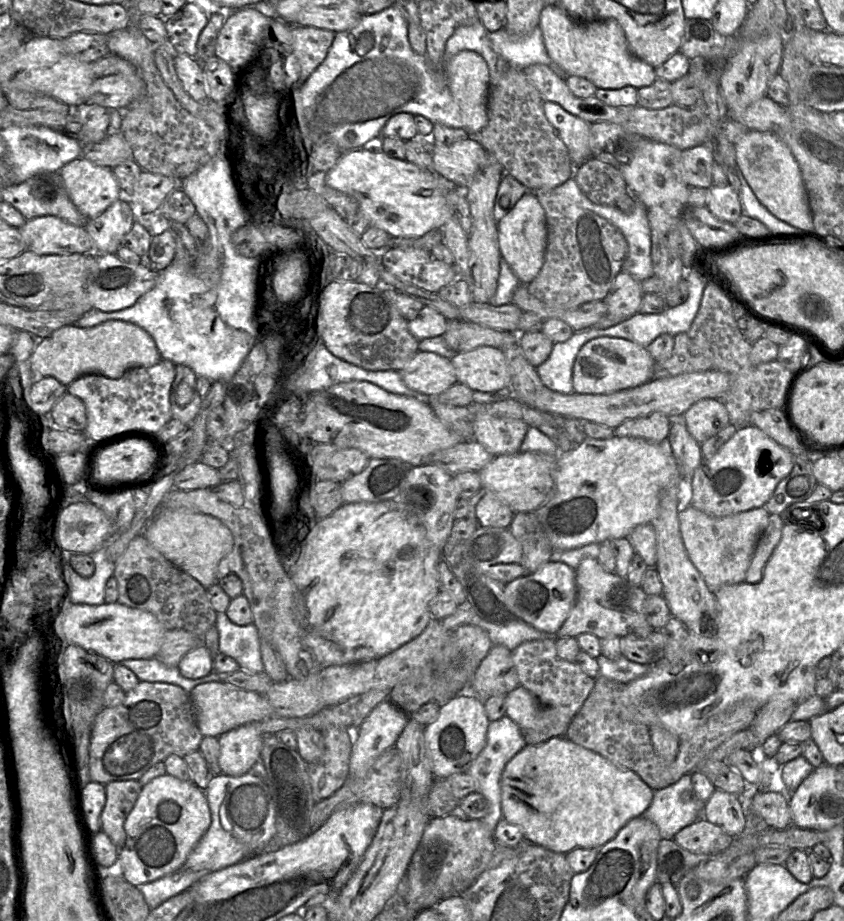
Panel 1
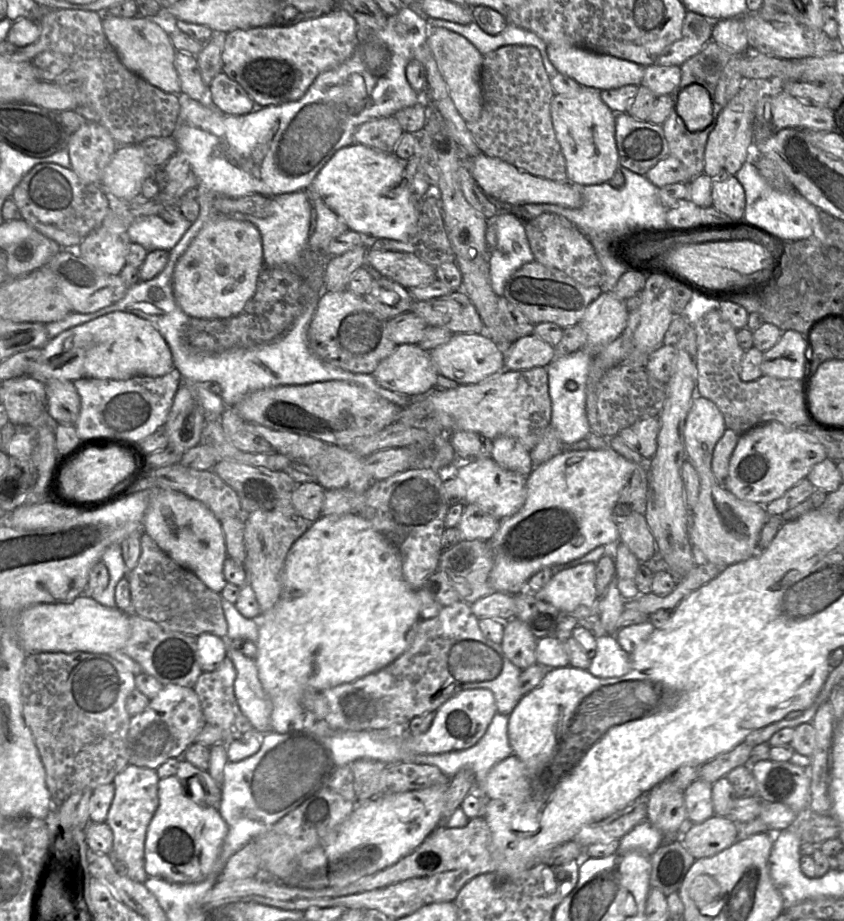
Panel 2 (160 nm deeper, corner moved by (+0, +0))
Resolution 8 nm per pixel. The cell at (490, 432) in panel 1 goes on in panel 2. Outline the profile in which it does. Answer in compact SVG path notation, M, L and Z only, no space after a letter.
M498 436L492 440L491 458L502 468L528 477L535 465L529 451L514 437Z

